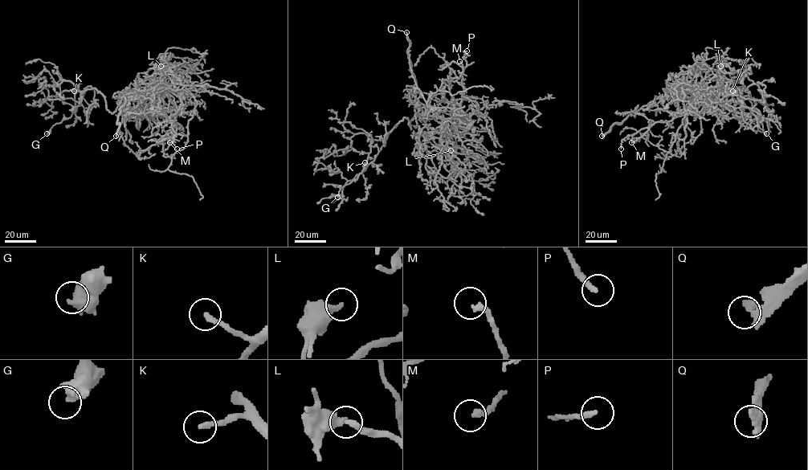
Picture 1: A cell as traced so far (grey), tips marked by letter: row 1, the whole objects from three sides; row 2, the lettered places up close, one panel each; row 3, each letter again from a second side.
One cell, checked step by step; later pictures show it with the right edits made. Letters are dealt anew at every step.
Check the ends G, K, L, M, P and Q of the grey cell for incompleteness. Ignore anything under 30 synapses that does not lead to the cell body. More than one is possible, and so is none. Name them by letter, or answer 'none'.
K, M, Q

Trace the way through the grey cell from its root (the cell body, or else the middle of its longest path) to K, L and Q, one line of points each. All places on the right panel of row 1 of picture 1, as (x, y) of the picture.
K: (684, 94), (685, 91), (691, 96), (687, 112), (690, 113), (695, 98), (703, 91), (718, 86), (732, 91)
L: (684, 94), (695, 86), (700, 93), (712, 89), (718, 83), (720, 66)
Q: (684, 94), (683, 96), (674, 92), (670, 97), (654, 99), (633, 110), (620, 123), (614, 124), (601, 136)

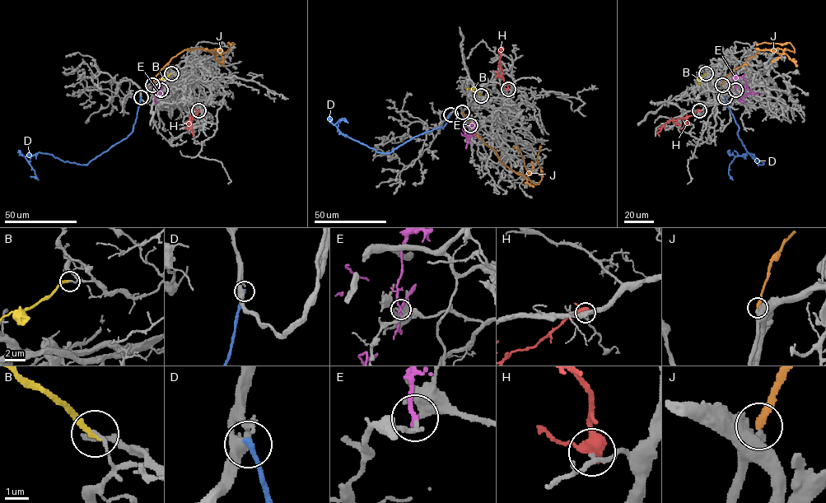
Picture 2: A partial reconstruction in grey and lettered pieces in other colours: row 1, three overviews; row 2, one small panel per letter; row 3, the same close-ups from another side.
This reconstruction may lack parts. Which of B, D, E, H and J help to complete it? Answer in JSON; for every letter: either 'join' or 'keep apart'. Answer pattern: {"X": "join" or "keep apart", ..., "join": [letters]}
{"B": "keep apart", "D": "keep apart", "E": "keep apart", "H": "keep apart", "J": "keep apart", "join": []}

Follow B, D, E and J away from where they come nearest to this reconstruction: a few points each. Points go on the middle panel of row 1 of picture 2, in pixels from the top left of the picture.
B: (481, 95), (469, 88), (467, 90)
D: (450, 114), (442, 128), (422, 133), (384, 154), (345, 136), (335, 125), (340, 119), (345, 119), (339, 120)
E: (470, 125), (474, 135), (469, 132), (467, 142), (463, 128)
J: (462, 112), (475, 132), (494, 150), (499, 160), (535, 184), (541, 179), (541, 169), (537, 160), (541, 146)

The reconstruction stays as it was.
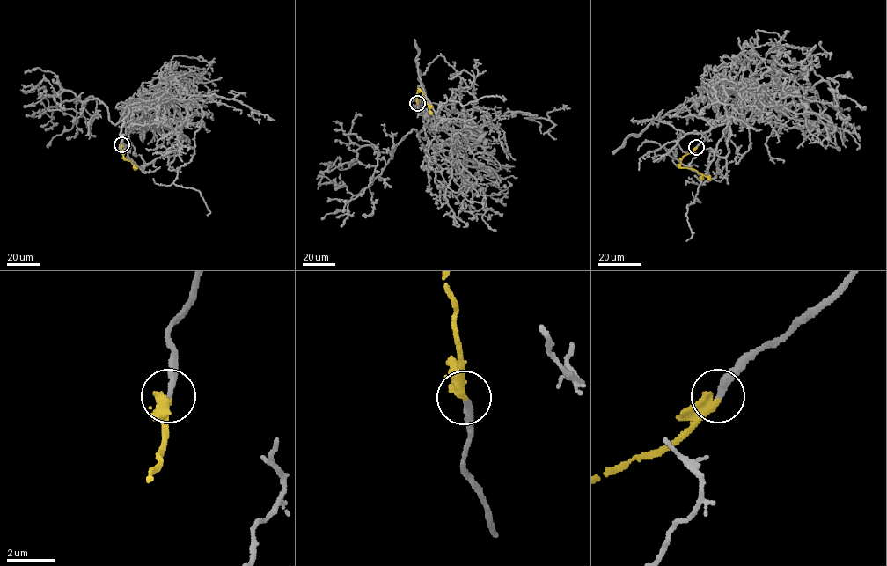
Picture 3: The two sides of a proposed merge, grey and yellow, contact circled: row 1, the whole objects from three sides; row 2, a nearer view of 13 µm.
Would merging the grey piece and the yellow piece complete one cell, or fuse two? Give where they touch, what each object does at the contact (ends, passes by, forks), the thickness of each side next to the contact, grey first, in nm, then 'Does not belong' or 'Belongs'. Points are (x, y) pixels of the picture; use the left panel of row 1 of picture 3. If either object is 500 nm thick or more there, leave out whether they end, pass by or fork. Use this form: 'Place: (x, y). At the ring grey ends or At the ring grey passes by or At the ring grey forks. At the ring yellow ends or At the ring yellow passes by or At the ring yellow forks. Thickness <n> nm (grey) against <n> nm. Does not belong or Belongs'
Place: (121, 144). At the ring grey ends. At the ring yellow ends. Thickness 280 nm (grey) against 460 nm. Belongs

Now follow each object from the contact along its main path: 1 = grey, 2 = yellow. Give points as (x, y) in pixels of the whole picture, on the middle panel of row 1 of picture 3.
1: (417, 103), (428, 126), (403, 137), (371, 184), (353, 195), (322, 176), (338, 158), (341, 168)
2: (417, 103), (416, 94), (421, 91), (431, 113)

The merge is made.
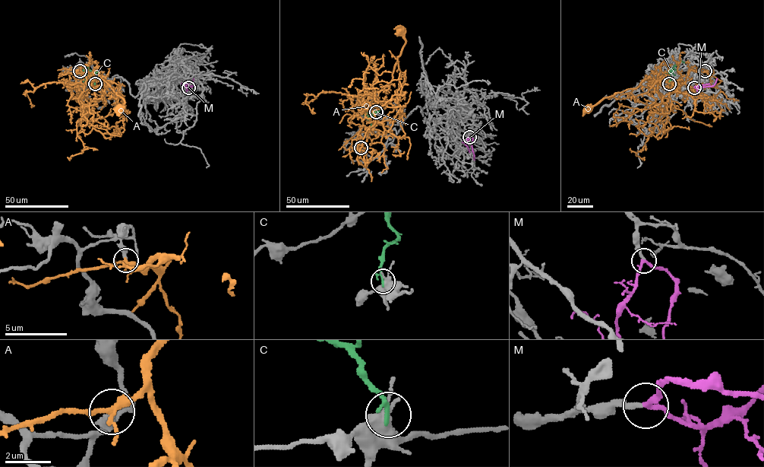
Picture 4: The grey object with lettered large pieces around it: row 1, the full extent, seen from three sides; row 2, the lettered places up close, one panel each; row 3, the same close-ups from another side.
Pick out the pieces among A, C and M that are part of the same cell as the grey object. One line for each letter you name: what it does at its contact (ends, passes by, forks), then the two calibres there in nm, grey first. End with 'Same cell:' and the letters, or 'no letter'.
M: It passes by. Thickness 220 nm (grey) against 220 nm
Same cell: M

